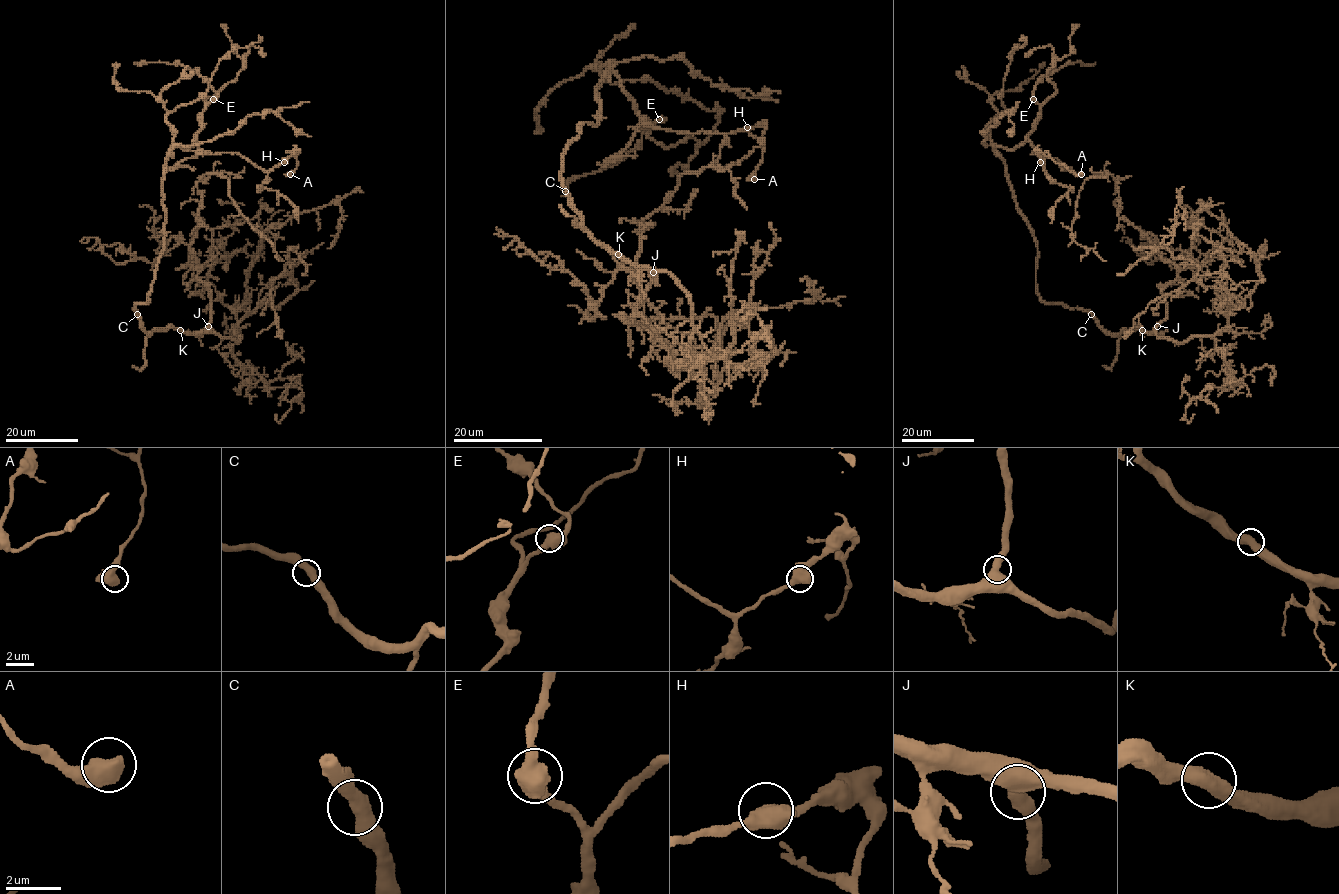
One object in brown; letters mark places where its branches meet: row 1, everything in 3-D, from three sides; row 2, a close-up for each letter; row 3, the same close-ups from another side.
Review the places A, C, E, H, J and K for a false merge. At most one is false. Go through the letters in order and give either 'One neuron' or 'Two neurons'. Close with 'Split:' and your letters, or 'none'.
A: One neuron
C: One neuron
E: One neuron
H: One neuron
J: One neuron
K: One neuron
Split: none

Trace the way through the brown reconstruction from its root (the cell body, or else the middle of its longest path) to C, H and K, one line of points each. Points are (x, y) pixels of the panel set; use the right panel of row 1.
C: (1106, 332), (1091, 314)
H: (1106, 332), (1037, 290), (1037, 241), (994, 147), (1027, 139), (1040, 162)
K: (1106, 332), (1119, 333), (1134, 327), (1143, 330)

